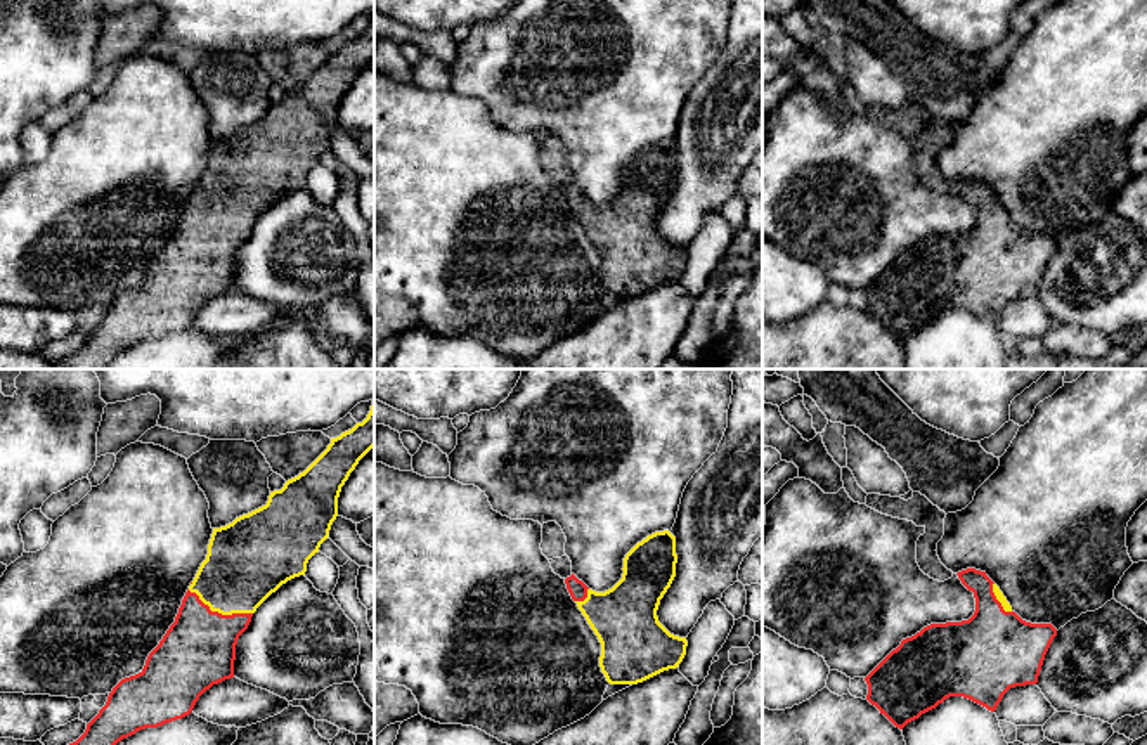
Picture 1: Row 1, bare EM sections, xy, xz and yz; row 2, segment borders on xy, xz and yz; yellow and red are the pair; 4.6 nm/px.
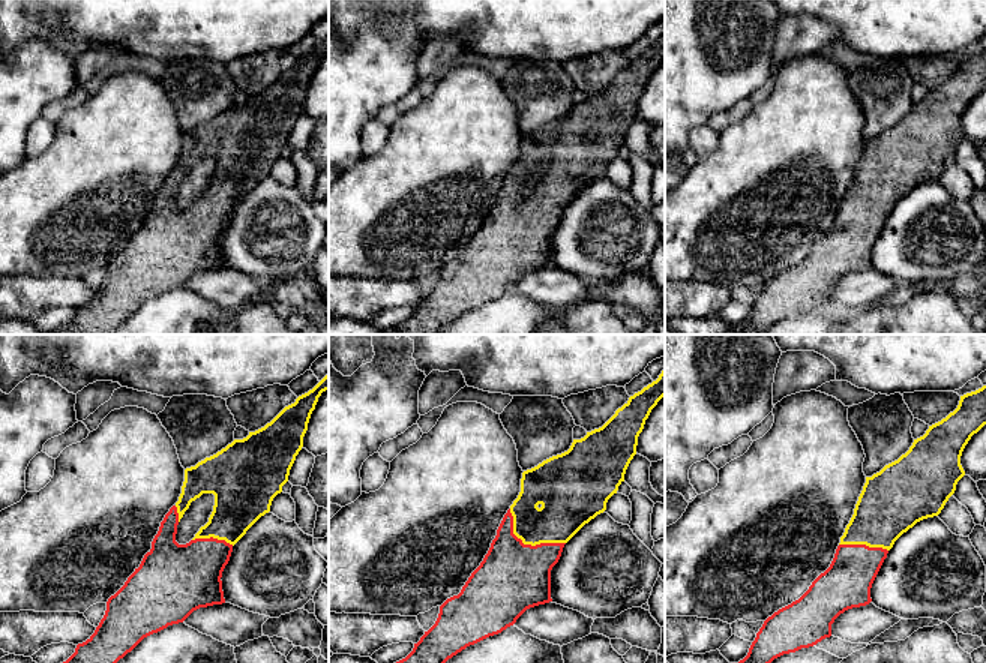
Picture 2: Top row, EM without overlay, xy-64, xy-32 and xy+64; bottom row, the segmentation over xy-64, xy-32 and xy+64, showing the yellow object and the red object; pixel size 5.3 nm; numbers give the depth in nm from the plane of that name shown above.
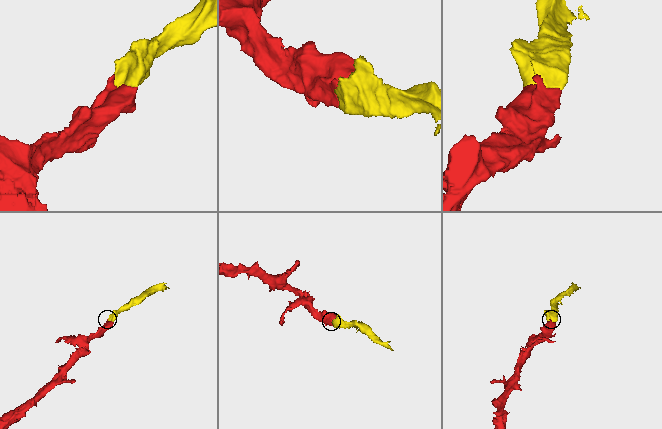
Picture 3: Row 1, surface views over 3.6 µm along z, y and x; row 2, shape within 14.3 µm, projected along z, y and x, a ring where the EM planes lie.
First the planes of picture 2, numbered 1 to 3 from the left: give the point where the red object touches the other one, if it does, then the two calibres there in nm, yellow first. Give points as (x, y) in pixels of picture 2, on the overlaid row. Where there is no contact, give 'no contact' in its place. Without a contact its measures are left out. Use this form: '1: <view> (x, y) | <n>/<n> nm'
1: xy-64 (213, 537) | 280/360 nm
2: xy-32 (527, 543) | 240/380 nm
3: xy+64 (863, 543) | 320/260 nm

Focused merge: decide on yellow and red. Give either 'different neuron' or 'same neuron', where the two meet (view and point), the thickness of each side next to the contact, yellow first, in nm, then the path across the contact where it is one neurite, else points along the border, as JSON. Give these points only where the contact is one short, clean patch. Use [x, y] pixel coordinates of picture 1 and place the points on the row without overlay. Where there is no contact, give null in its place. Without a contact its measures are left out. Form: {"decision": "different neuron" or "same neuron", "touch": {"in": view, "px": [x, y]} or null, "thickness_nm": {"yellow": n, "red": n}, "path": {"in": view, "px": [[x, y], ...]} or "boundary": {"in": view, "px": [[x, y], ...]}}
{"decision": "same neuron", "touch": {"in": "xy", "px": [220, 224]}, "thickness_nm": {"yellow": 360, "red": 340}}

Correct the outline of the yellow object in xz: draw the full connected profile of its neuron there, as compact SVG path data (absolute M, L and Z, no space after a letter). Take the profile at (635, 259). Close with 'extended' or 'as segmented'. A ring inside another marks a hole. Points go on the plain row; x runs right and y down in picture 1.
M664 142L625 166L622 191L605 204L589 201L574 185L565 191L601 255L599 279L610 296L638 296L683 274L686 249L671 246L657 229L676 175L676 149Z | extended

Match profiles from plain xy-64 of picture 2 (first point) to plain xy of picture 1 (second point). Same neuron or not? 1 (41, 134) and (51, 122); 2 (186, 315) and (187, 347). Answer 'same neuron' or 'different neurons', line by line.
1: different neurons
2: same neuron

